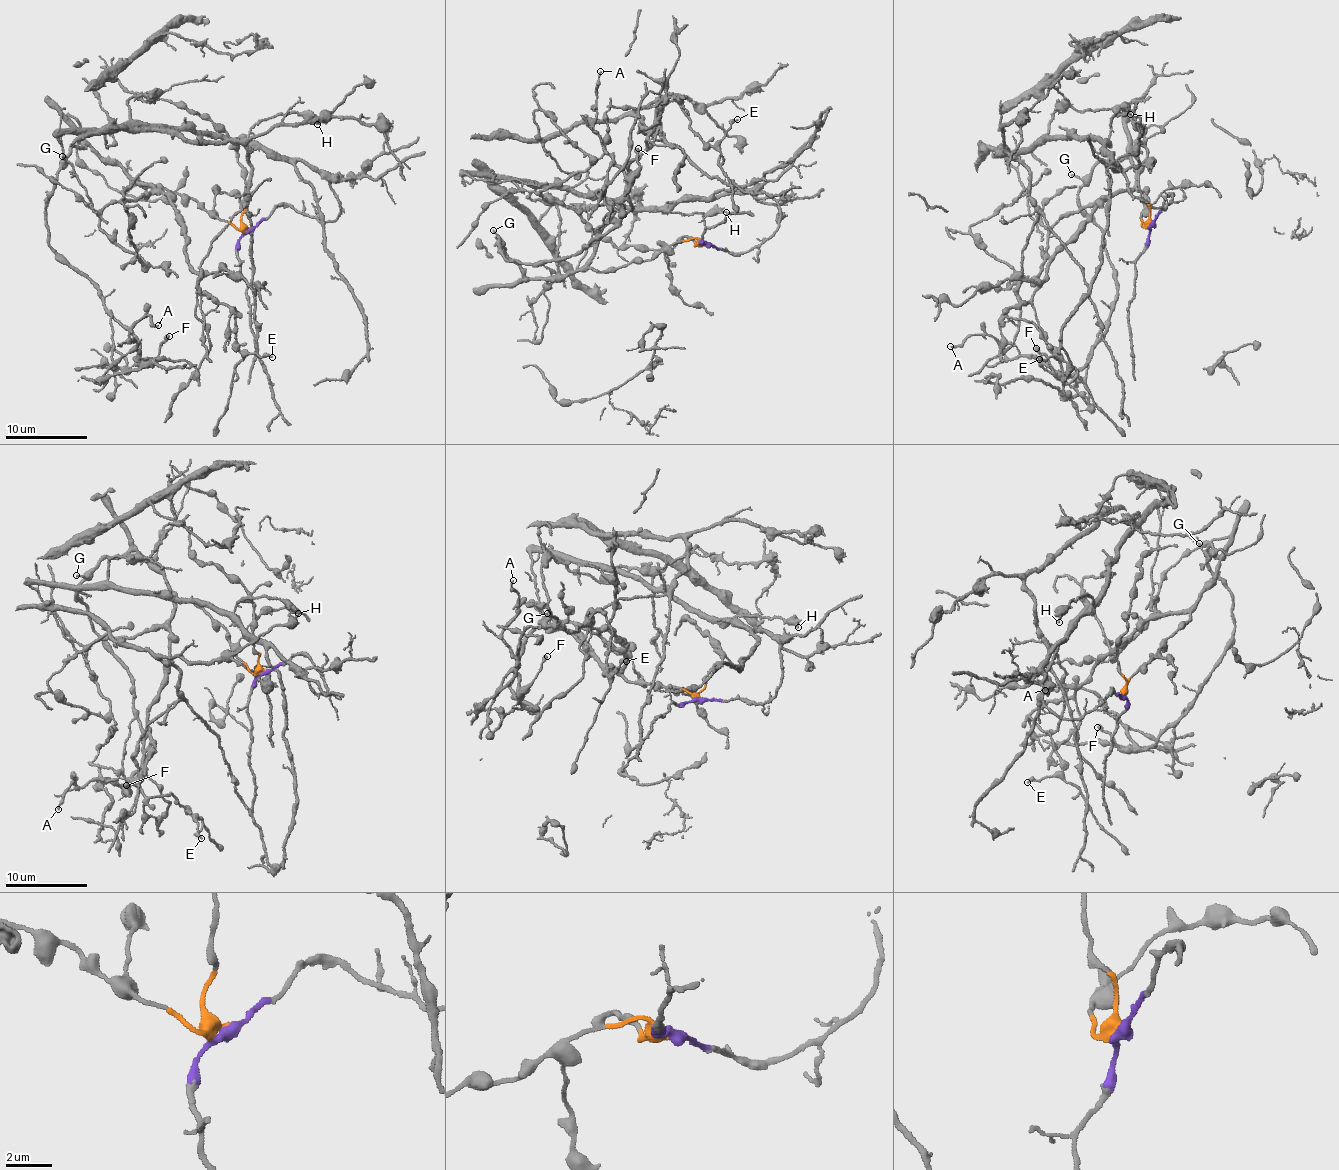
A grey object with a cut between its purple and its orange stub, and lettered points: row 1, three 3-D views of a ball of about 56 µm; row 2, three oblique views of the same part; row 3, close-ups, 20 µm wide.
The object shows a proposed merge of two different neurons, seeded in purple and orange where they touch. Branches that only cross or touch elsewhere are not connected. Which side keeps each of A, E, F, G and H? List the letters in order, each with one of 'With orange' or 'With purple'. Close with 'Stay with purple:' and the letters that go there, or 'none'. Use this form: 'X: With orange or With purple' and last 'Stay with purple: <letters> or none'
A: With orange
E: With orange
F: With orange
G: With orange
H: With purple
Stay with purple: H

